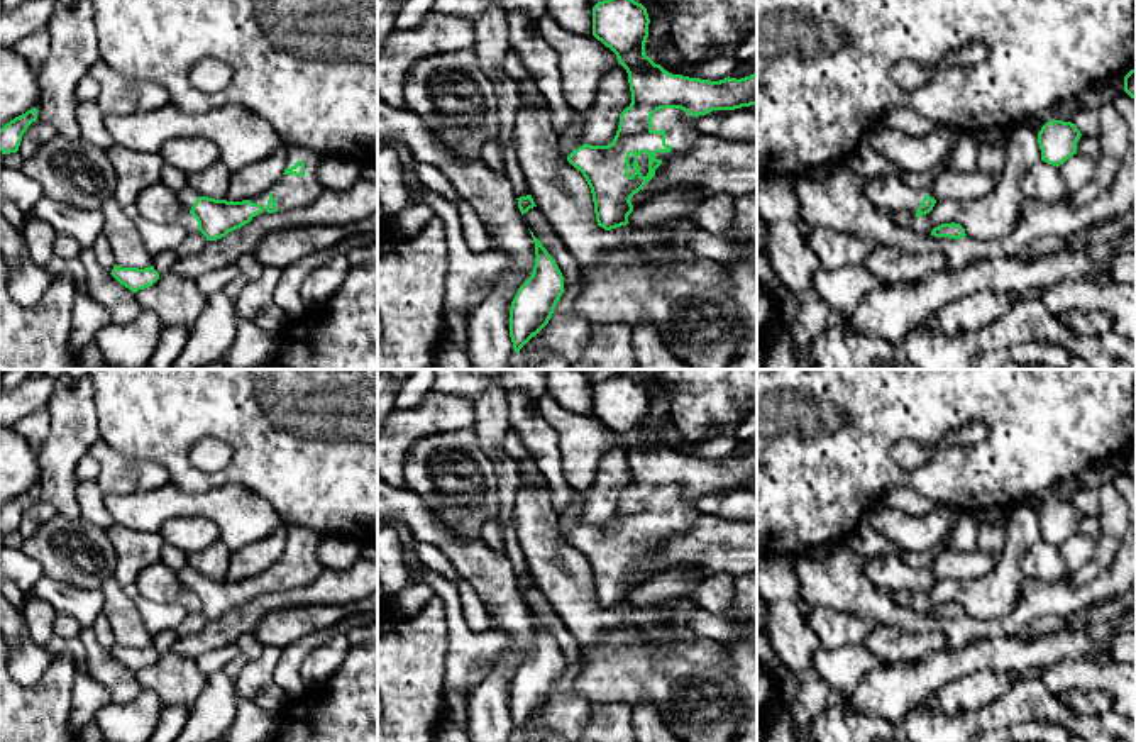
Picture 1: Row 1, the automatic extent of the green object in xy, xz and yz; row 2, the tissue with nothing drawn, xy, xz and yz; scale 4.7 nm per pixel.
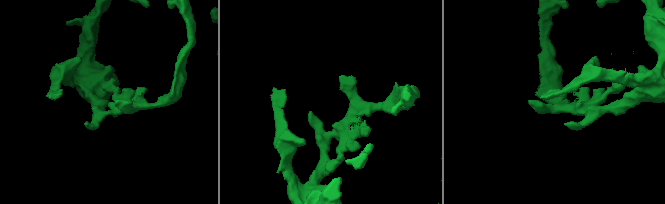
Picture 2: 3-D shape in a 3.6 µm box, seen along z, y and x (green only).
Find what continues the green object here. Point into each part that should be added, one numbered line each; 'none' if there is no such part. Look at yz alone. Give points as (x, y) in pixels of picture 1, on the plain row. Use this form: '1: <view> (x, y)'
1: yz (891, 573)

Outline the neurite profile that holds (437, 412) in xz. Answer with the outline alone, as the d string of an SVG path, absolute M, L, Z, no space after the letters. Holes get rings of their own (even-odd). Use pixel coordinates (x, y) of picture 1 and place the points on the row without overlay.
M433 390L413 408L394 408L383 424L378 424L378 474L394 488L406 488L403 461L410 447L428 435L459 430L472 422L472 398Z

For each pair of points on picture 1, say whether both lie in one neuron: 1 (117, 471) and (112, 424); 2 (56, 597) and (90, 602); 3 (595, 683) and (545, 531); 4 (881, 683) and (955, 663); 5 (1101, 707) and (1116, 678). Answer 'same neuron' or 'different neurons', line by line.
1: different neurons
2: same neuron
3: same neuron
4: same neuron
5: different neurons

